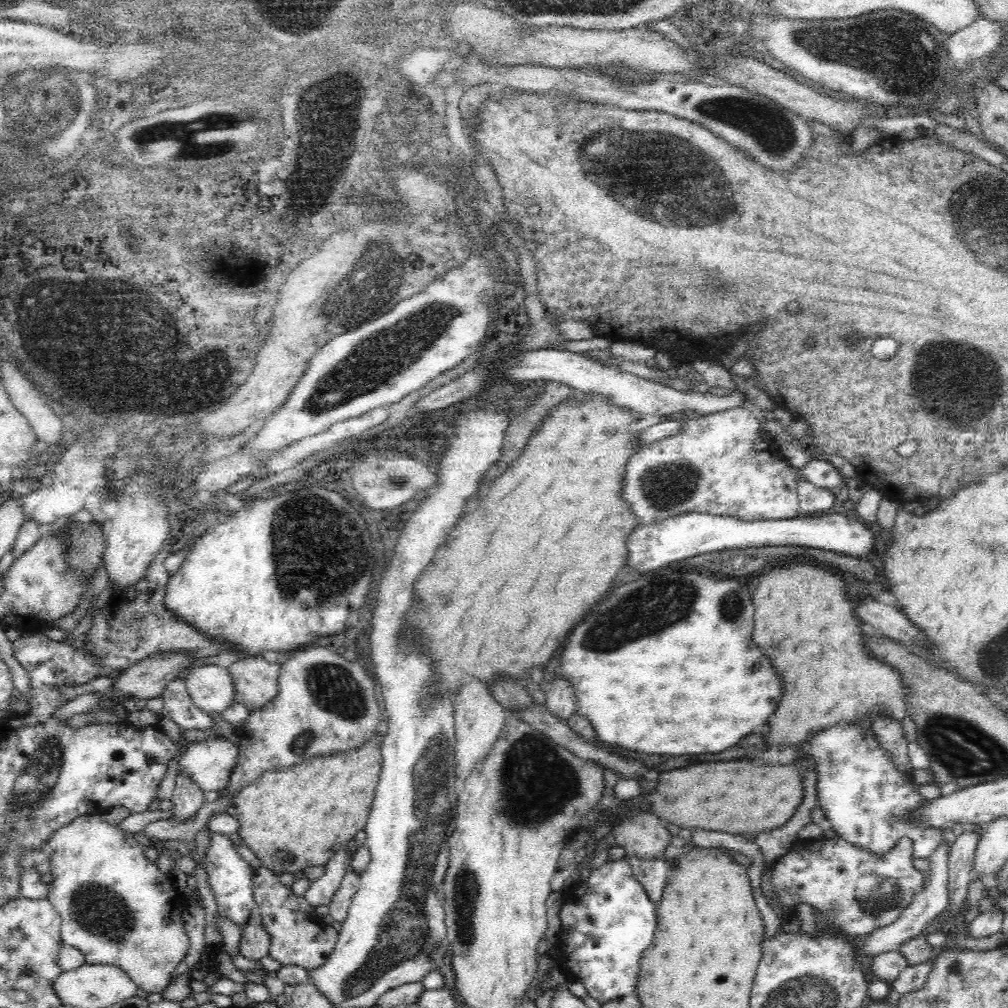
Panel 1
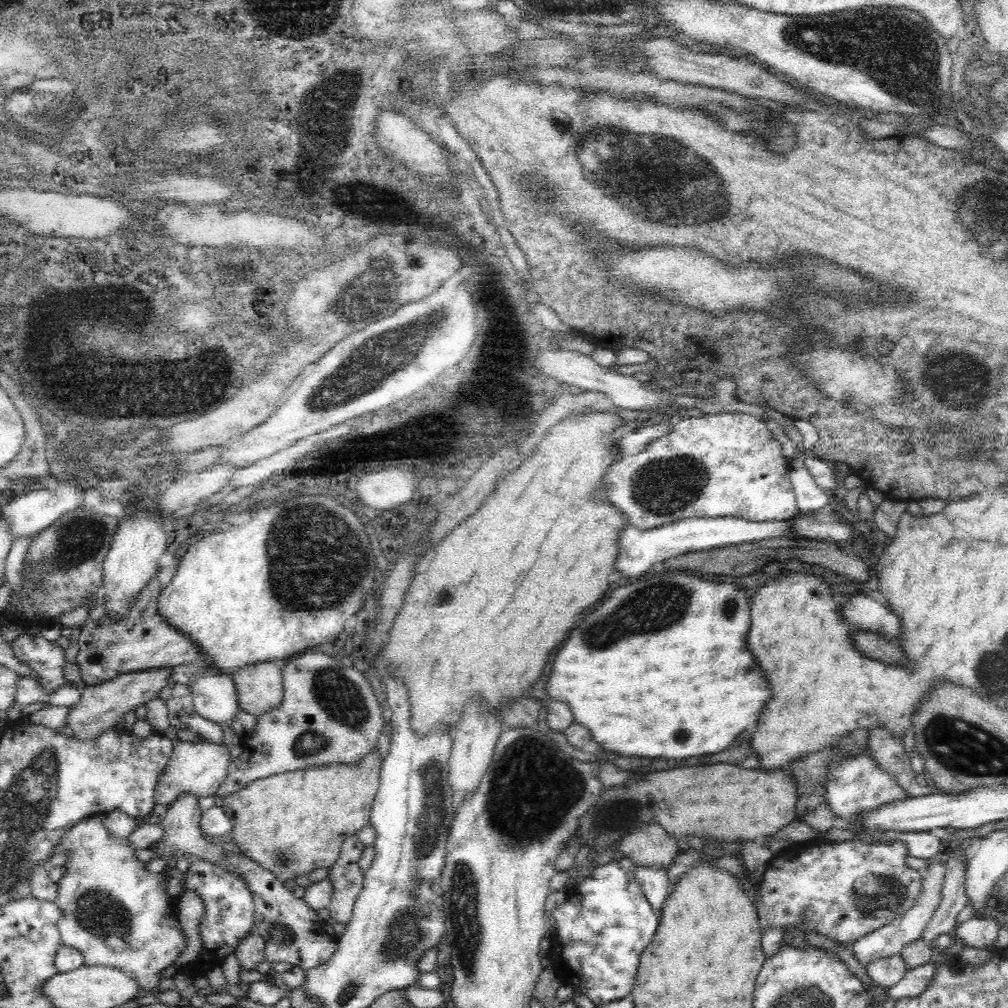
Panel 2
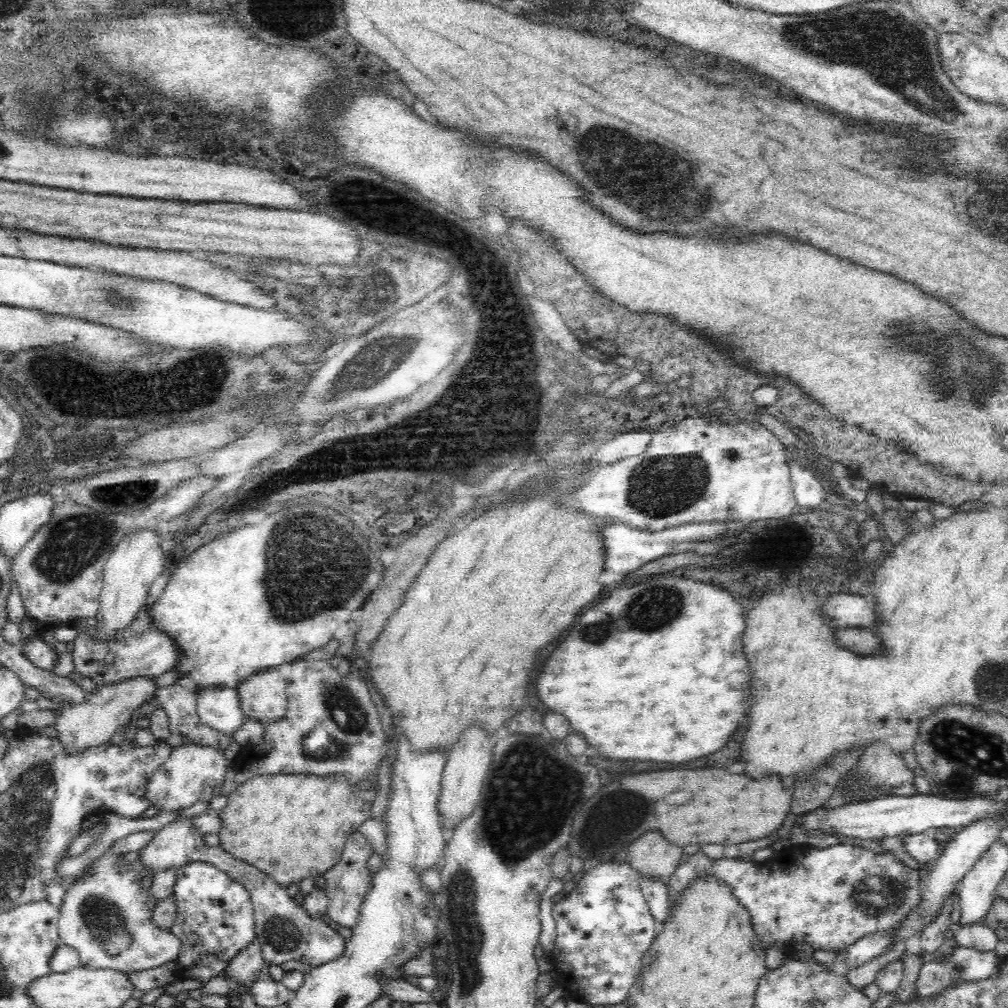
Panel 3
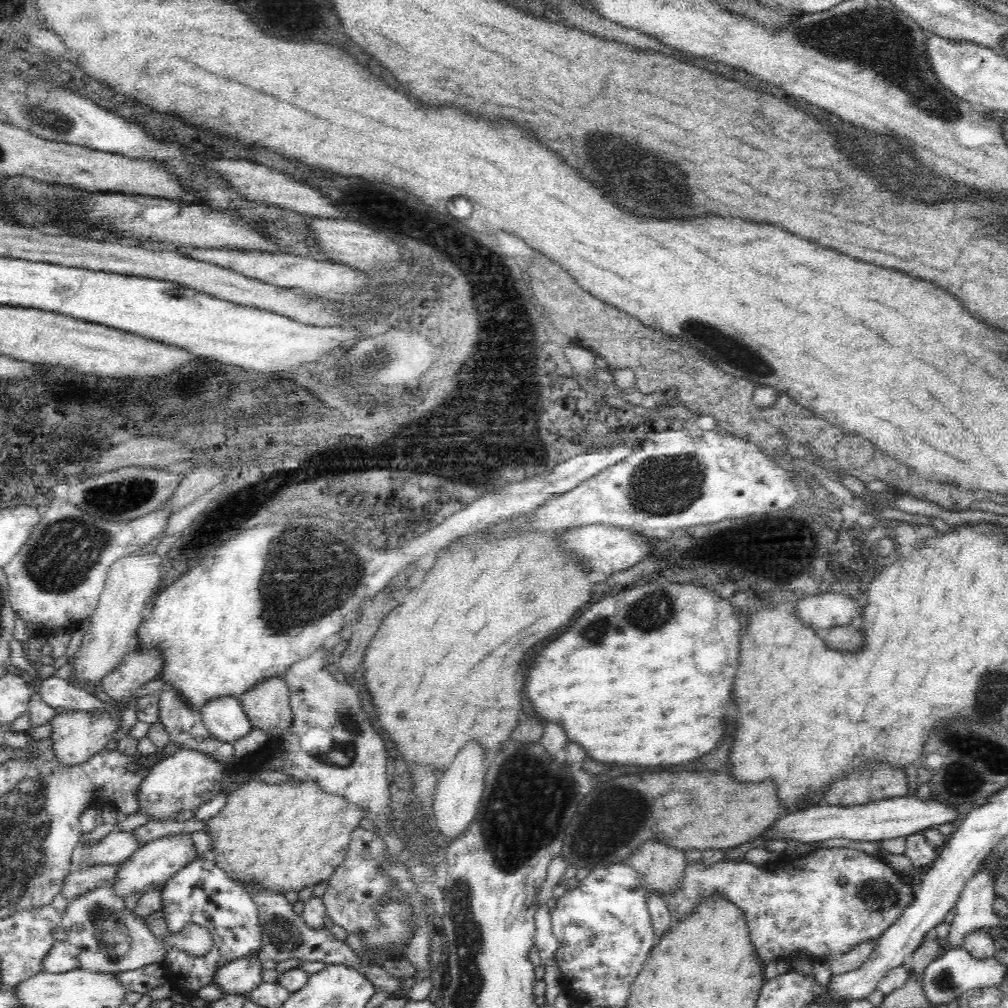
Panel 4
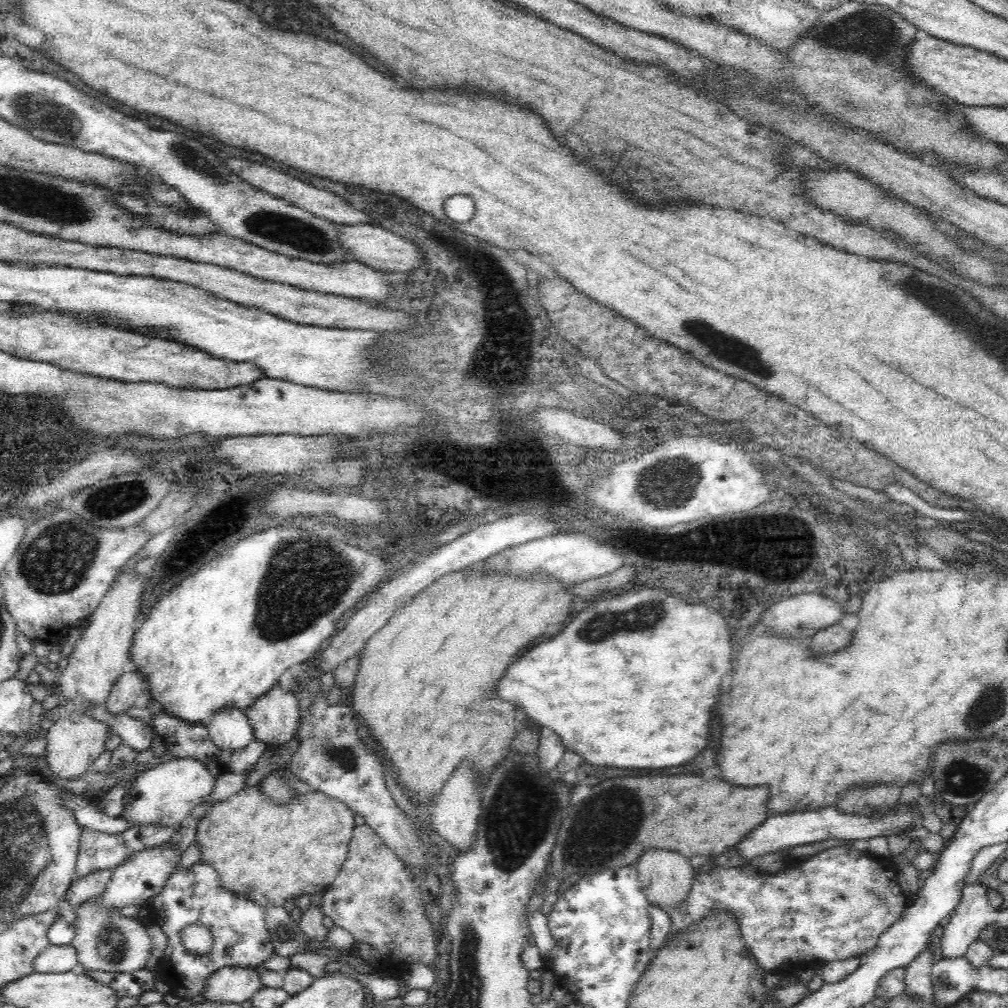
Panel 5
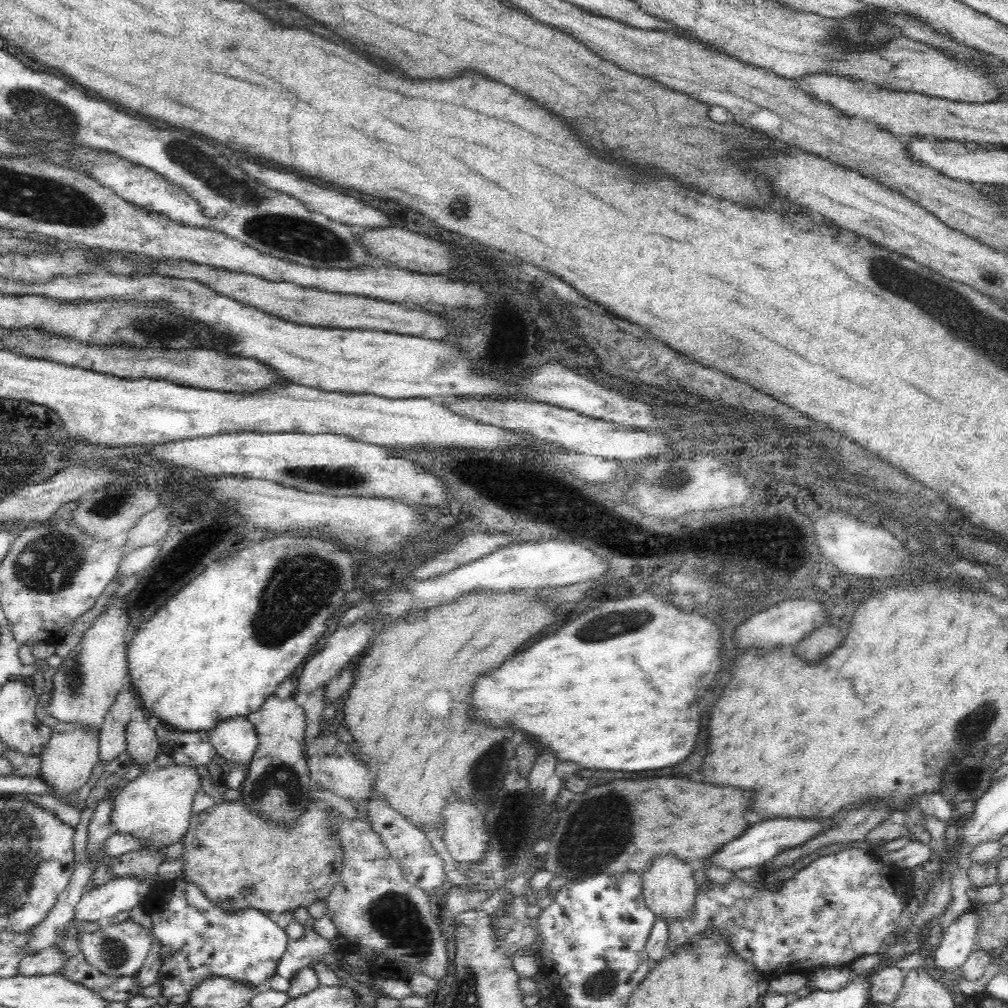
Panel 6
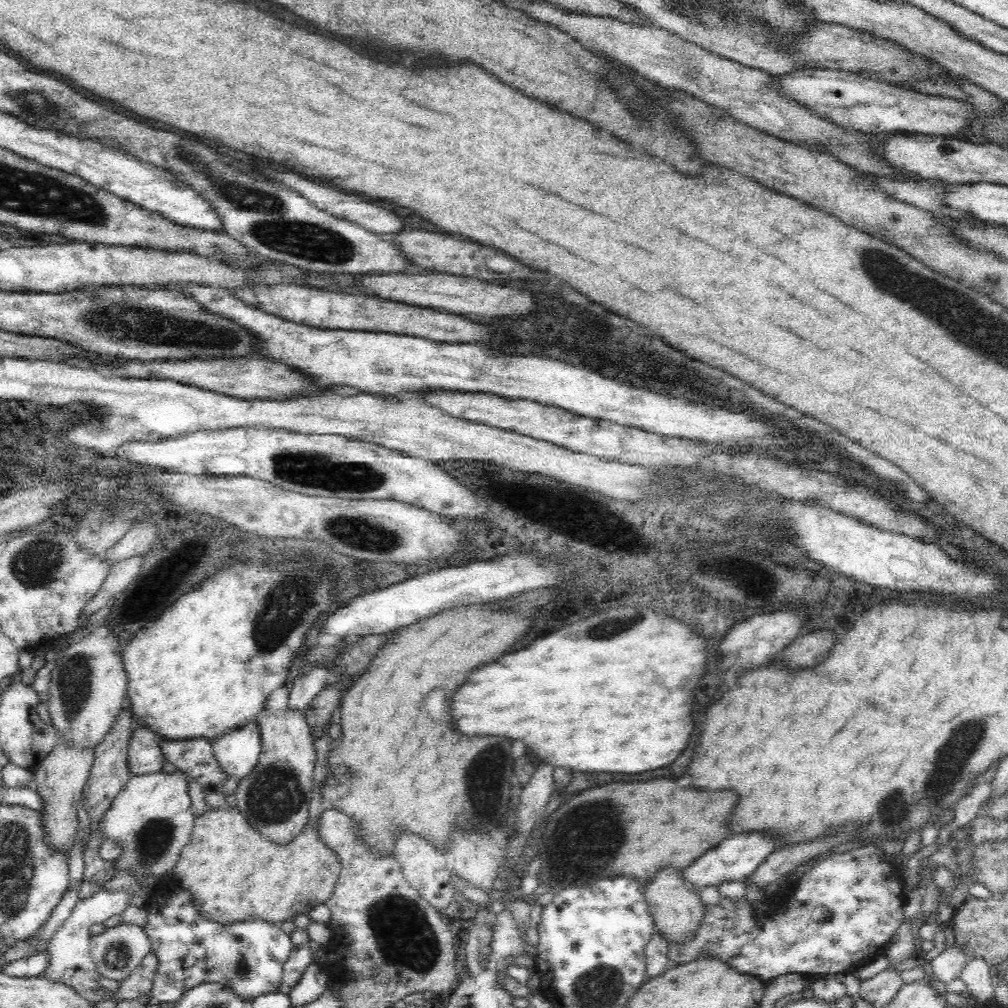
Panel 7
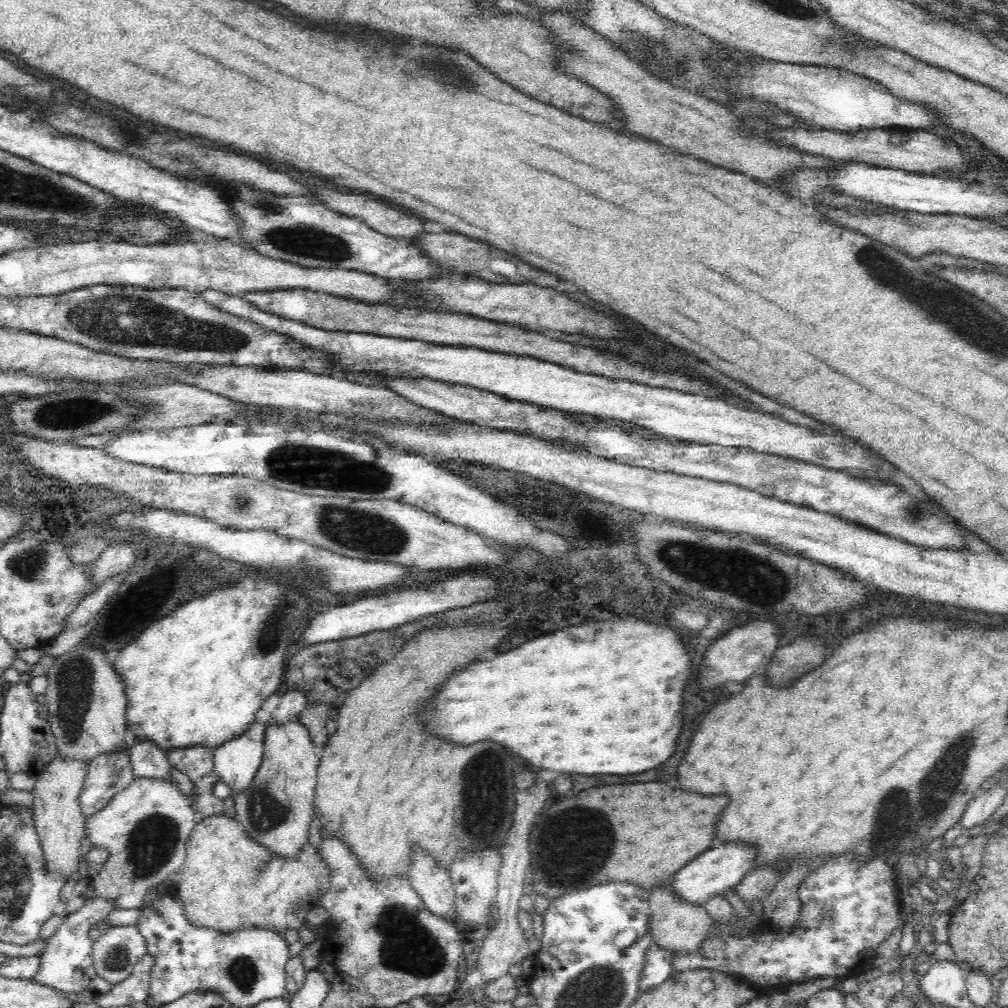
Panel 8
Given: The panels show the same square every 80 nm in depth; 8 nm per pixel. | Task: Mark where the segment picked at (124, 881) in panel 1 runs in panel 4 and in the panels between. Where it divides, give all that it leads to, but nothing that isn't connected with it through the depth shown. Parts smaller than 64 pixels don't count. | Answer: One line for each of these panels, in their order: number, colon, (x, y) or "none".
2: (111, 910)
3: (106, 917)
4: (110, 939)

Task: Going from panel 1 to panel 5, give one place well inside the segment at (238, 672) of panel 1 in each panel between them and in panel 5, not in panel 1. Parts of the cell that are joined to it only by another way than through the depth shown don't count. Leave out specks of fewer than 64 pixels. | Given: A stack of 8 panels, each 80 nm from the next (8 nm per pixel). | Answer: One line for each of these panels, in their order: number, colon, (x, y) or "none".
2: (259, 686)
3: (262, 696)
4: (267, 705)
5: (275, 718)

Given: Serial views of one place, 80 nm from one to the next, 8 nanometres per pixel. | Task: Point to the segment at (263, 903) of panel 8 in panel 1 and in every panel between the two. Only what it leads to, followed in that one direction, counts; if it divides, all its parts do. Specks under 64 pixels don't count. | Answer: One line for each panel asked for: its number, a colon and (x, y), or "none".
1: (291, 819)
2: (290, 824)
3: (290, 827)
4: (284, 838)
5: (270, 854)
6: (233, 856)
7: (233, 874)

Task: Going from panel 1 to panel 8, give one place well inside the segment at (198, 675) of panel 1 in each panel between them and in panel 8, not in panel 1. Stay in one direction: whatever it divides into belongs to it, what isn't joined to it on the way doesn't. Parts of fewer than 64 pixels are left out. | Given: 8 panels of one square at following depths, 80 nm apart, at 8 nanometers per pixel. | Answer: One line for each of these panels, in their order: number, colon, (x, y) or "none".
2: (214, 694)
3: (218, 707)
4: (224, 718)
5: (230, 730)
6: (235, 740)
7: (237, 751)
8: (236, 762)

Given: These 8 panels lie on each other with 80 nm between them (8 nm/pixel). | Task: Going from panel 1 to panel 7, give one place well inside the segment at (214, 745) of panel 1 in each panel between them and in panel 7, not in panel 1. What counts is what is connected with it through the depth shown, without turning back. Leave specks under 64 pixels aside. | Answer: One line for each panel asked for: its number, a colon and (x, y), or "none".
2: (199, 769)
3: (192, 774)
4: (184, 781)
5: (164, 795)
6: (156, 806)
7: (151, 820)

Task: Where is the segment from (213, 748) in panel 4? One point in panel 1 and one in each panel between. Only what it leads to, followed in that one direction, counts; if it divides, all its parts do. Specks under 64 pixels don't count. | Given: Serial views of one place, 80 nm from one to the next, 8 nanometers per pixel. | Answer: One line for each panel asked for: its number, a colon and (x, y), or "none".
1: (179, 708)
2: (179, 699)
3: (180, 704)

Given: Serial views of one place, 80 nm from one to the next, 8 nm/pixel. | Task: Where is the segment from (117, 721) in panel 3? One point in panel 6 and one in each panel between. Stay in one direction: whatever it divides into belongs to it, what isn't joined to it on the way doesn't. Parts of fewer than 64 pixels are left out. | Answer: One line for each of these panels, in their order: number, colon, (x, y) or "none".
4: (77, 736)
5: (73, 743)
6: (66, 763)

